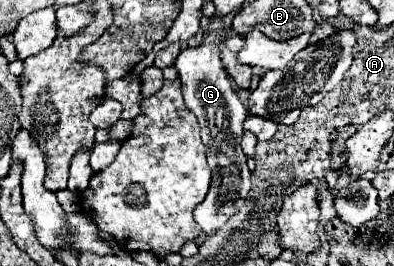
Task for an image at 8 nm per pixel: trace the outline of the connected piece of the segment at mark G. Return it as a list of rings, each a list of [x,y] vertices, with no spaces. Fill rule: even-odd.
[[[220,17],[210,23],[210,35],[198,47],[180,51],[176,59],[176,69],[182,81],[182,95],[186,107],[198,117],[202,127],[202,143],[208,147],[208,165],[212,169],[212,185],[206,199],[196,207],[194,219],[206,235],[216,233],[246,201],[250,191],[250,171],[246,165],[246,155],[242,153],[242,123],[246,121],[246,107],[240,103],[236,91],[232,89],[230,75],[222,67],[220,45],[226,39],[226,25]]]

